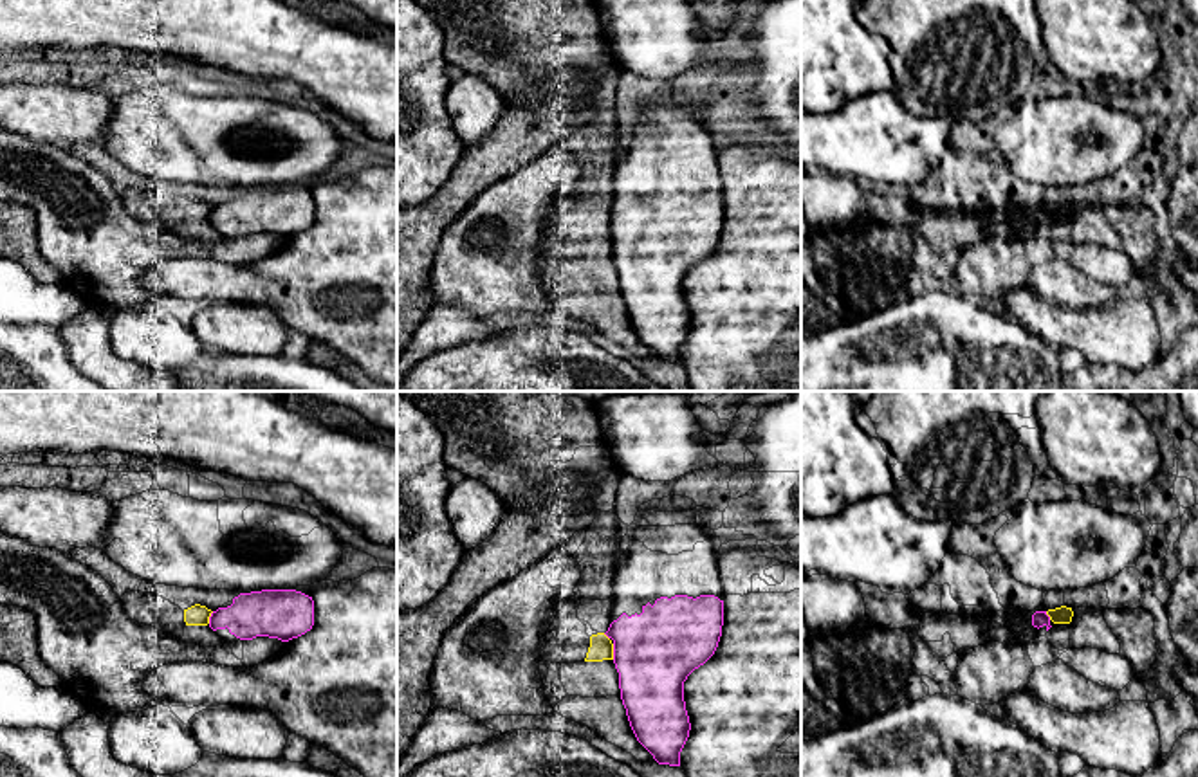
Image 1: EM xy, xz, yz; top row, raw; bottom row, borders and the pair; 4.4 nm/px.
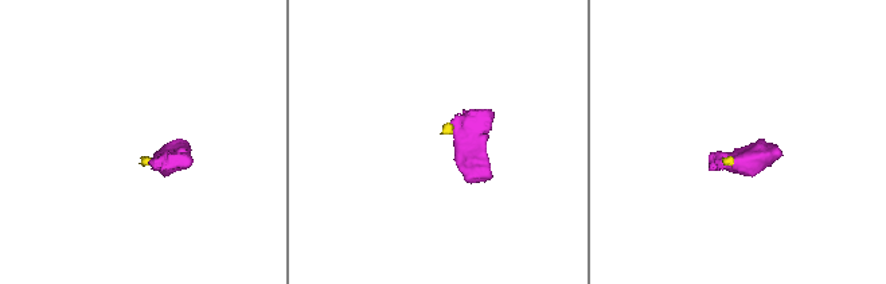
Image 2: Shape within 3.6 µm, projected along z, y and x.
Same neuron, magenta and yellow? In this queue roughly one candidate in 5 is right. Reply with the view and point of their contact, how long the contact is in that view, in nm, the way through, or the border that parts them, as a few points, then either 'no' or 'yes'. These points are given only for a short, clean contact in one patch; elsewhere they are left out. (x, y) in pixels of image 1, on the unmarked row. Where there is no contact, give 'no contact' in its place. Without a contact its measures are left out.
xz (614, 247) | 70 nm | along xz (612, 240), (614, 255) | no

